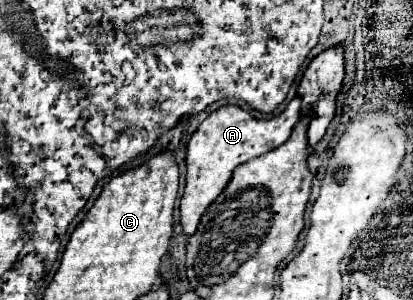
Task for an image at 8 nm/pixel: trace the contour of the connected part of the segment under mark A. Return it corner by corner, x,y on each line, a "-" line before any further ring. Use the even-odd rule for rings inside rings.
222,105
200,123
200,127
194,131
186,145
188,173
186,189
180,201
180,223
186,235
192,235
196,231
202,213
222,193
222,189
232,177
232,171
238,165
280,147
290,137
292,127
298,119
300,107
286,107
280,115
272,119
256,119
238,105

